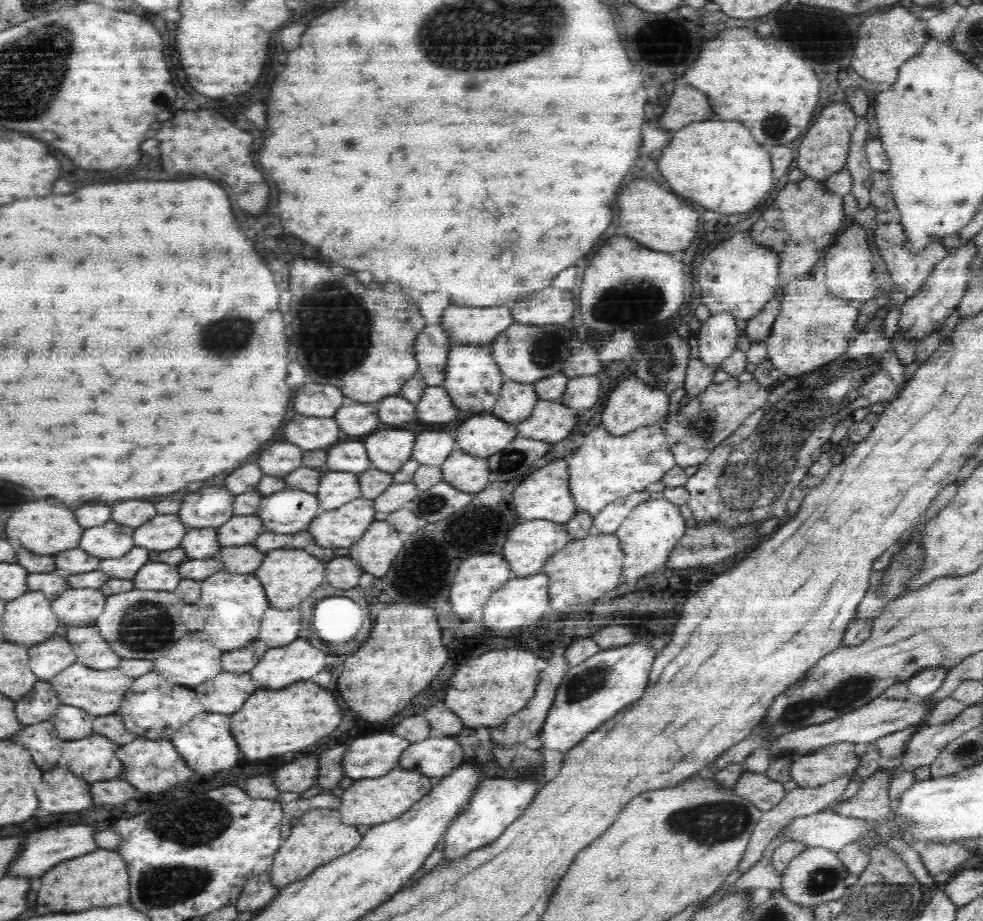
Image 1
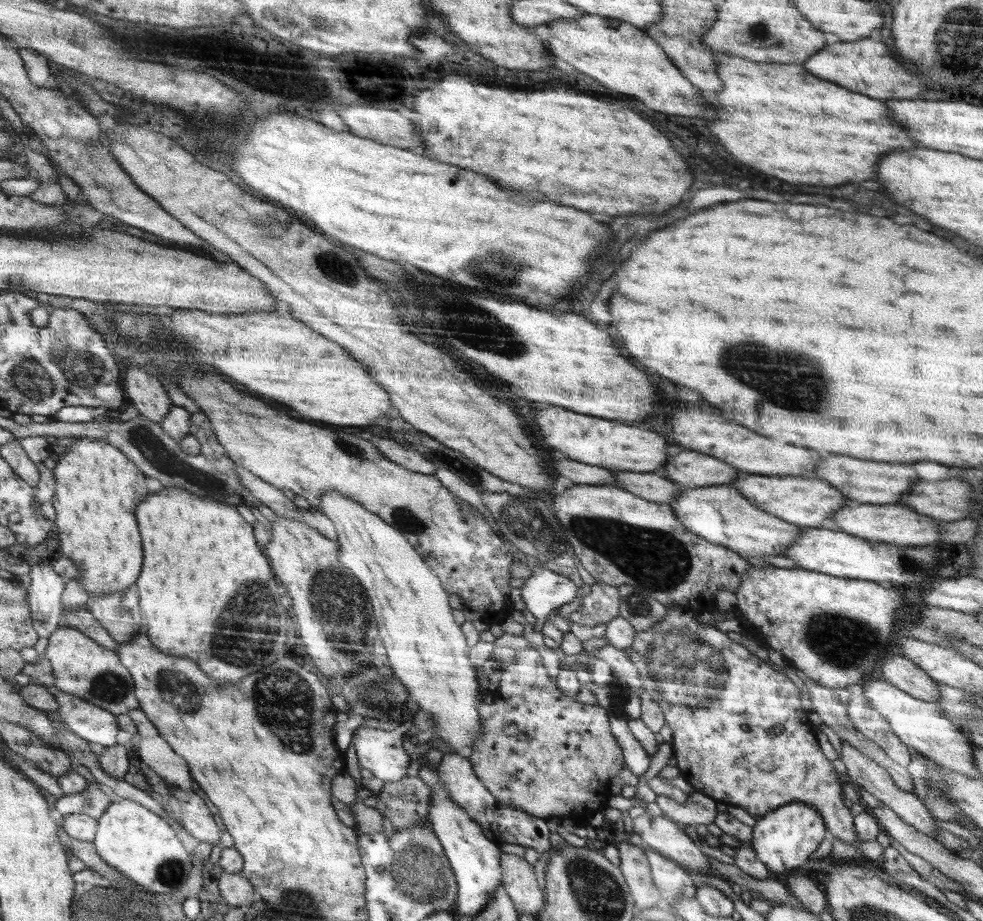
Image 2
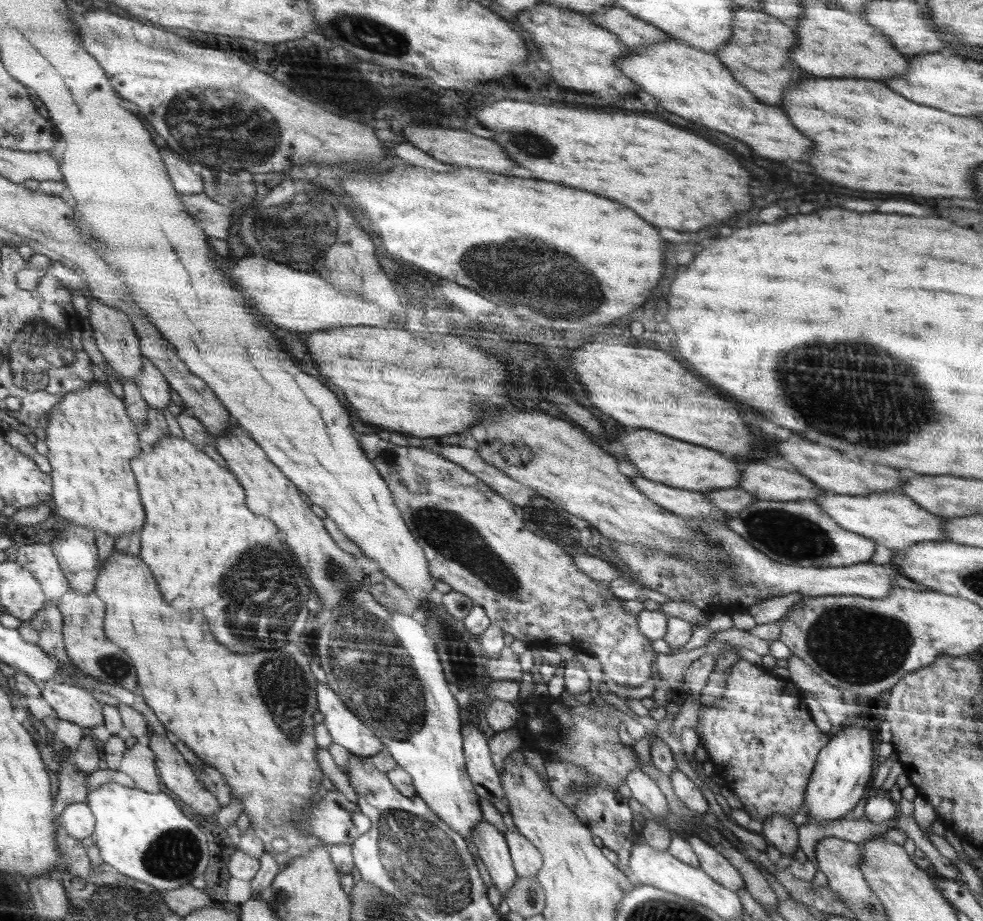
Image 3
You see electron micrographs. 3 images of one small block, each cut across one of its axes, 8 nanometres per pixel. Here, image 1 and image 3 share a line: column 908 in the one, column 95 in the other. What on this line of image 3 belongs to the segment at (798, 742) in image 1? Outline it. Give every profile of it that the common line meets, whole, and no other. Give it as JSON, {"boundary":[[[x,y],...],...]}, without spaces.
{"boundary":[[[59,680],[47,683],[43,696],[58,712],[58,717],[83,727],[106,725],[105,707],[92,692]]]}

